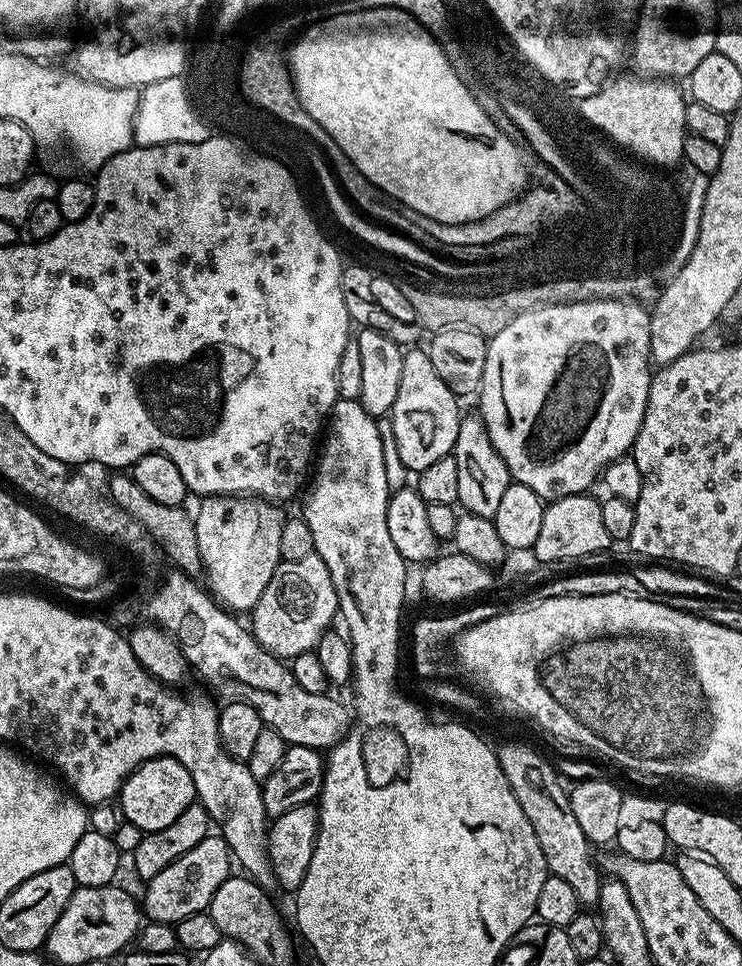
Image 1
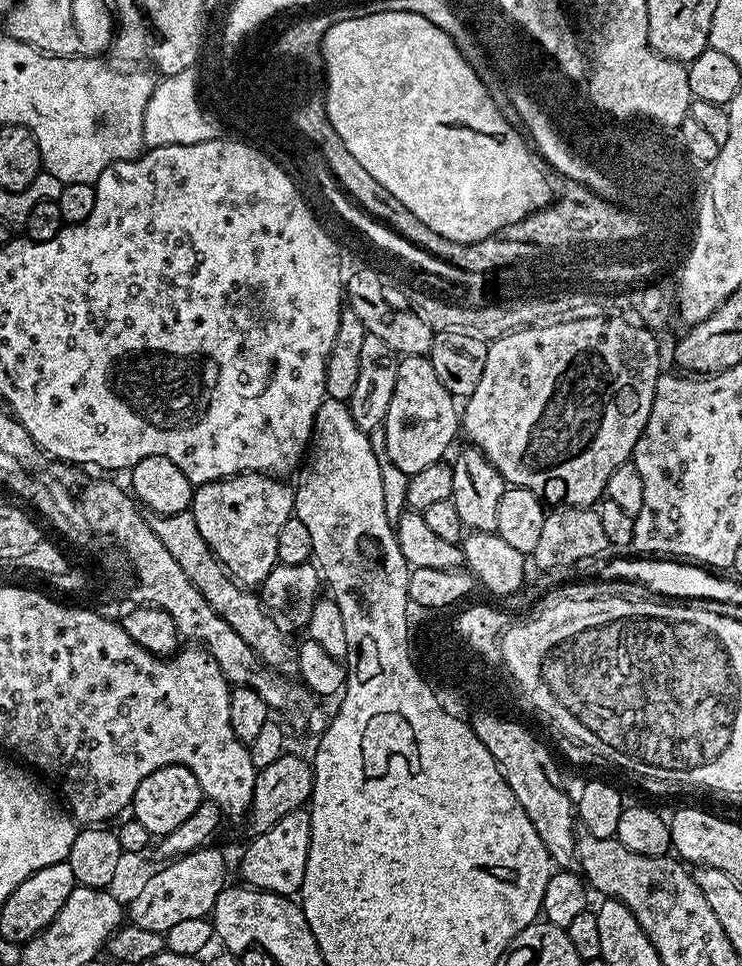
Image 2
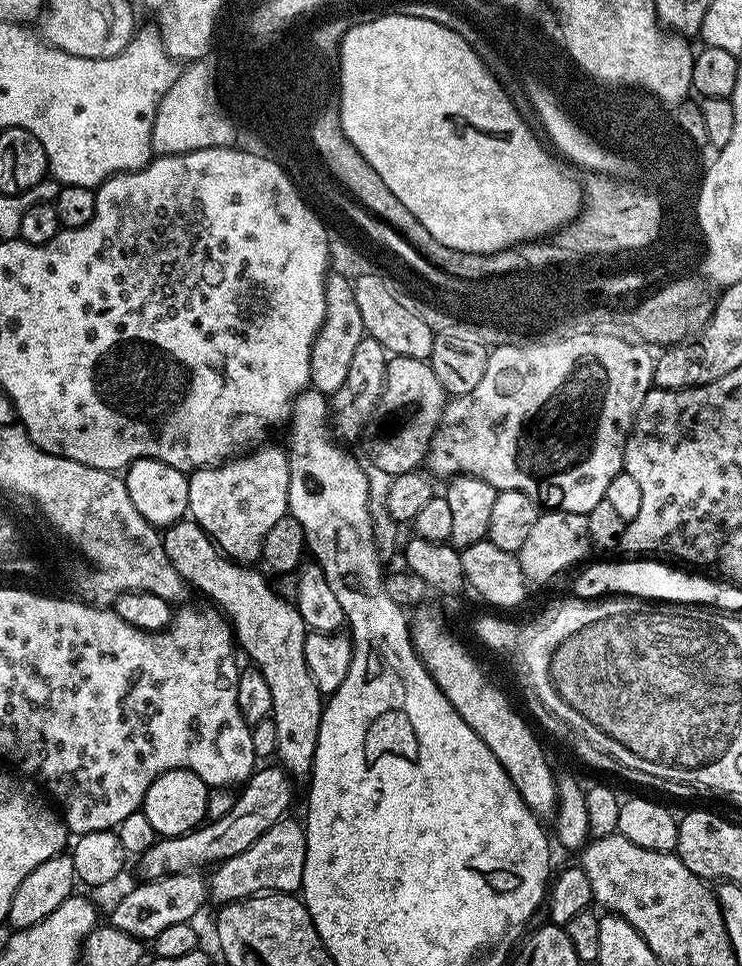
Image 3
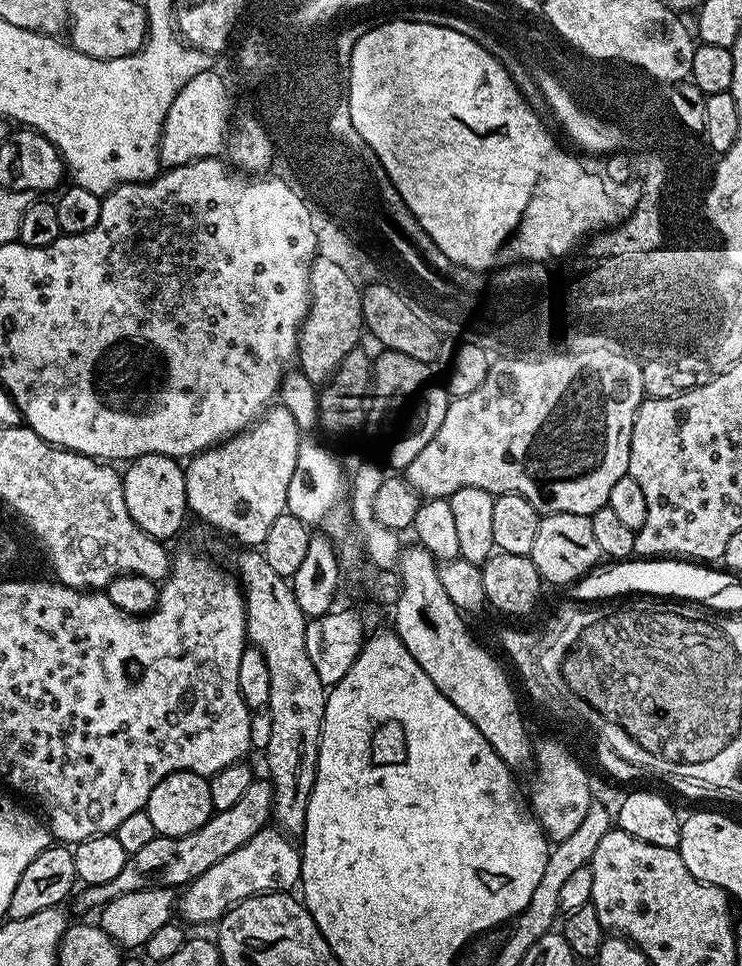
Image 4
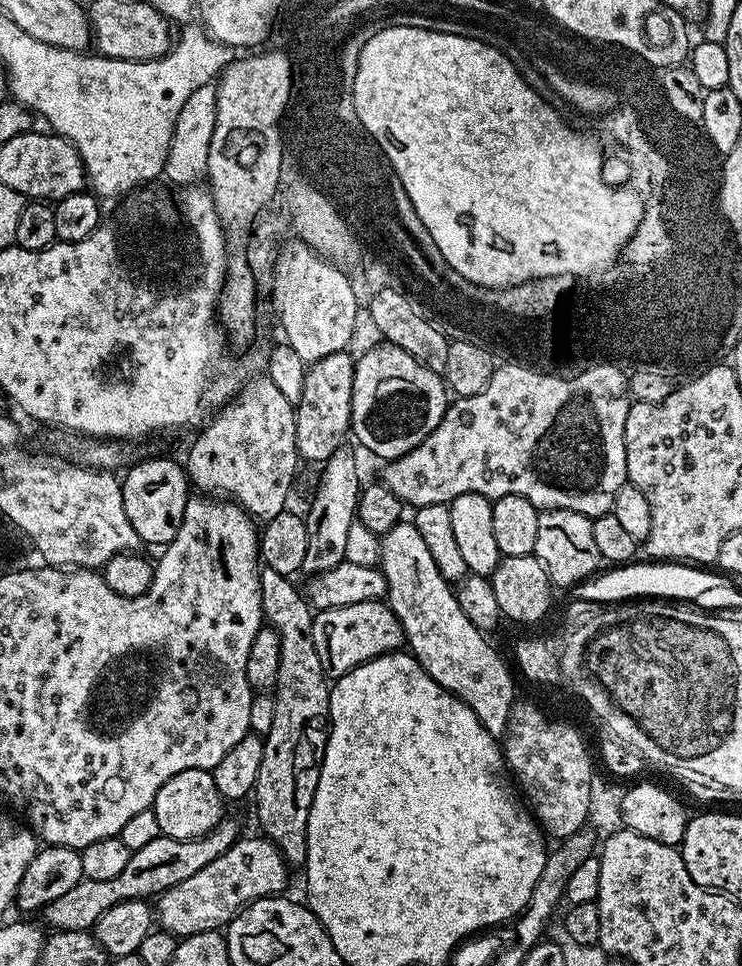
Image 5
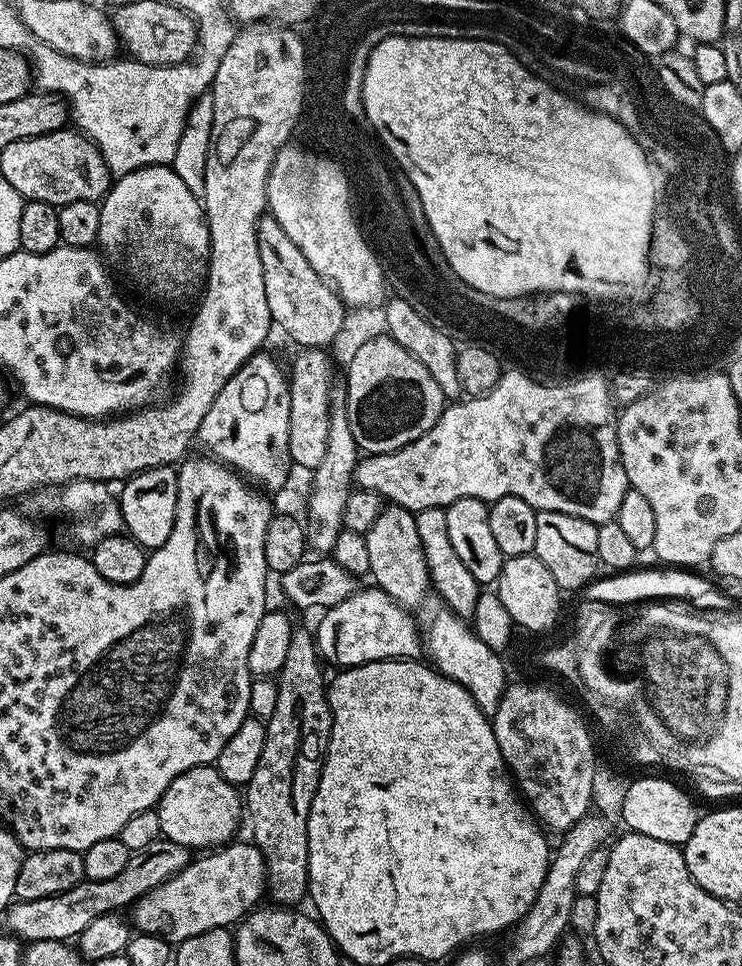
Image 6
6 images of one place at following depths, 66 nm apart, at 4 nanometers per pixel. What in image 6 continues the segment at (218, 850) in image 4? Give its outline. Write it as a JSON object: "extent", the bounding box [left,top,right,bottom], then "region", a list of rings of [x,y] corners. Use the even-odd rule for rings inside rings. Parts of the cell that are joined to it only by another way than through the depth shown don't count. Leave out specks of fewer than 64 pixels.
{"extent":[6,838,190,942],"region":[[[163,838],[155,840],[150,842],[150,846],[131,853],[124,869],[119,874],[114,874],[114,878],[85,878],[79,884],[70,886],[70,890],[62,890],[50,898],[34,898],[13,903],[6,913],[7,931],[24,942],[45,942],[50,939],[75,941],[82,934],[82,930],[86,930],[86,926],[94,922],[94,918],[127,909],[150,890],[154,890],[154,886],[160,886],[162,882],[174,878],[174,874],[182,871],[189,862],[190,849],[186,846],[178,846],[178,842]]]}

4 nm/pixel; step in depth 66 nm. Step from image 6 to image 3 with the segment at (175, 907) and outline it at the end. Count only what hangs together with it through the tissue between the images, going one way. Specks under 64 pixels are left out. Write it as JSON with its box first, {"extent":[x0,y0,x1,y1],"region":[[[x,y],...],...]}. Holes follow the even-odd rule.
{"extent":[207,818,306,905],"region":[[[293,818],[278,821],[258,842],[246,846],[242,854],[226,858],[211,869],[207,895],[217,900],[217,905],[233,904],[235,900],[245,900],[247,896],[258,896],[274,892],[296,894],[300,892],[302,870],[306,866],[305,825]]]}

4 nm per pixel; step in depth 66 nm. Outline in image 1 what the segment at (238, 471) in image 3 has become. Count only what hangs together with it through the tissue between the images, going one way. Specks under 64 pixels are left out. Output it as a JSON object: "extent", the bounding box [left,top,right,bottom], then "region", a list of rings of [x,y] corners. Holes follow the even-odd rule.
{"extent":[195,496,285,613],"region":[[[205,496],[199,501],[200,509],[195,509],[196,533],[198,534],[198,554],[203,575],[208,575],[206,588],[217,604],[233,613],[247,613],[253,609],[266,584],[280,564],[280,540],[285,513],[280,513],[281,505],[270,500],[261,500],[255,496]]]}

